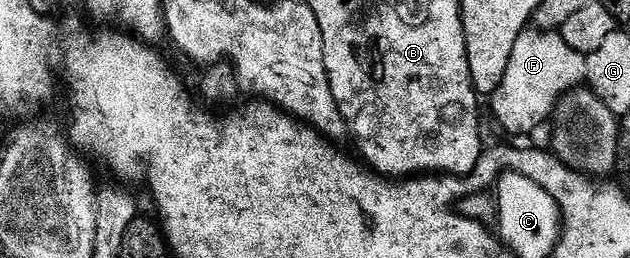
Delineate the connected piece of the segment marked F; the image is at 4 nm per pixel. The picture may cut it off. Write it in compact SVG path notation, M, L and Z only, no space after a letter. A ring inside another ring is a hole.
M527 26L521 30L515 44L512 45L510 59L507 60L507 67L504 68L503 78L490 95L491 108L503 127L527 134L533 126L546 121L552 115L558 98L569 89L582 83L585 80L585 74L585 54L575 51L567 45L558 31Z

